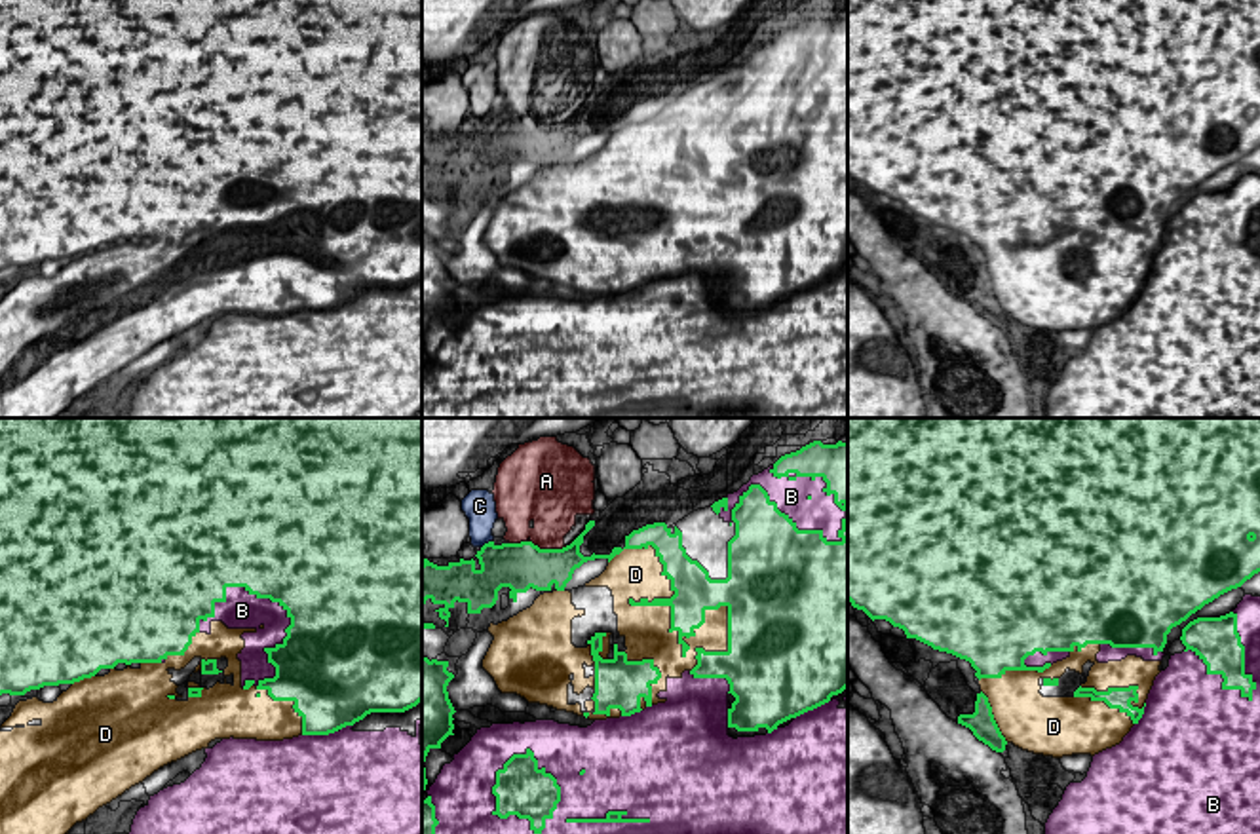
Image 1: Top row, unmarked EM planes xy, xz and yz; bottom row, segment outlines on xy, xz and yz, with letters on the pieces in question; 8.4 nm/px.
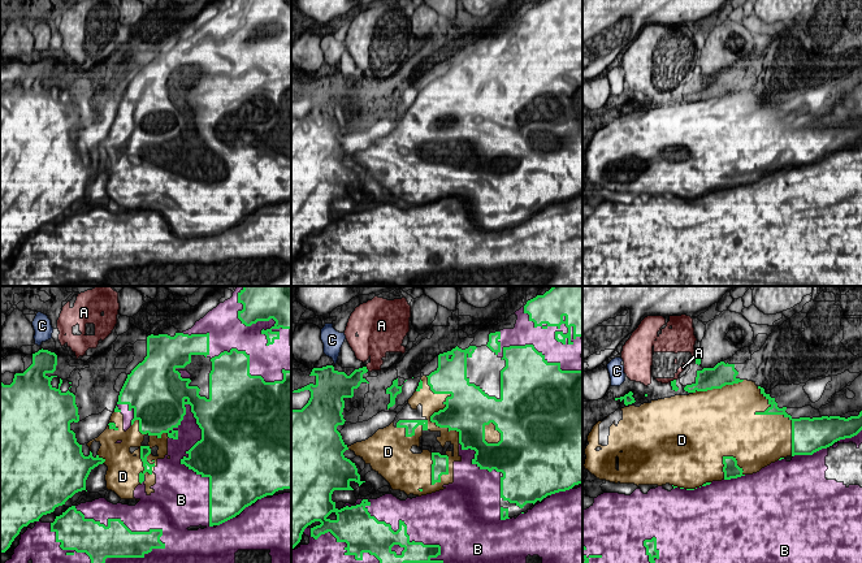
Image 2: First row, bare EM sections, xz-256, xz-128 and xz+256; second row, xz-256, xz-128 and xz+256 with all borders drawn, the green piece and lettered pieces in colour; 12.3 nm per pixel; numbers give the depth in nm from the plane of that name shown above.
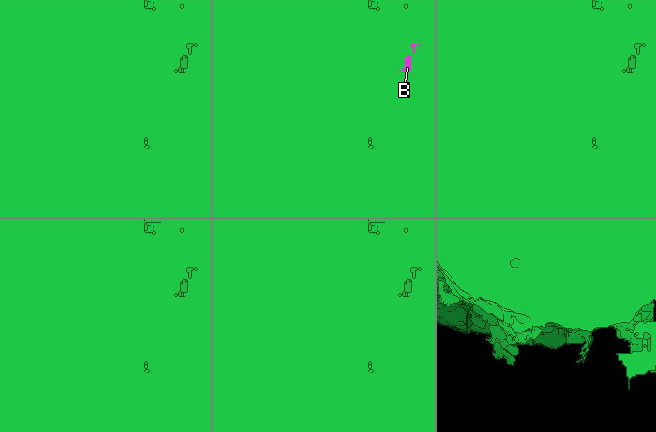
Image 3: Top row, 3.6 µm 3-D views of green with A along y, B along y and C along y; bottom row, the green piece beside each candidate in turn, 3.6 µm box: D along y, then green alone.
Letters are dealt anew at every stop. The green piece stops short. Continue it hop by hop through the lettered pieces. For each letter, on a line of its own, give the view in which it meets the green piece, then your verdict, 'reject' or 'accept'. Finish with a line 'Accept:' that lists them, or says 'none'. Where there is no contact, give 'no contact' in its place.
A: xz | reject
B: xz | reject
C: xz | reject
D: xz | accept
Accept: D

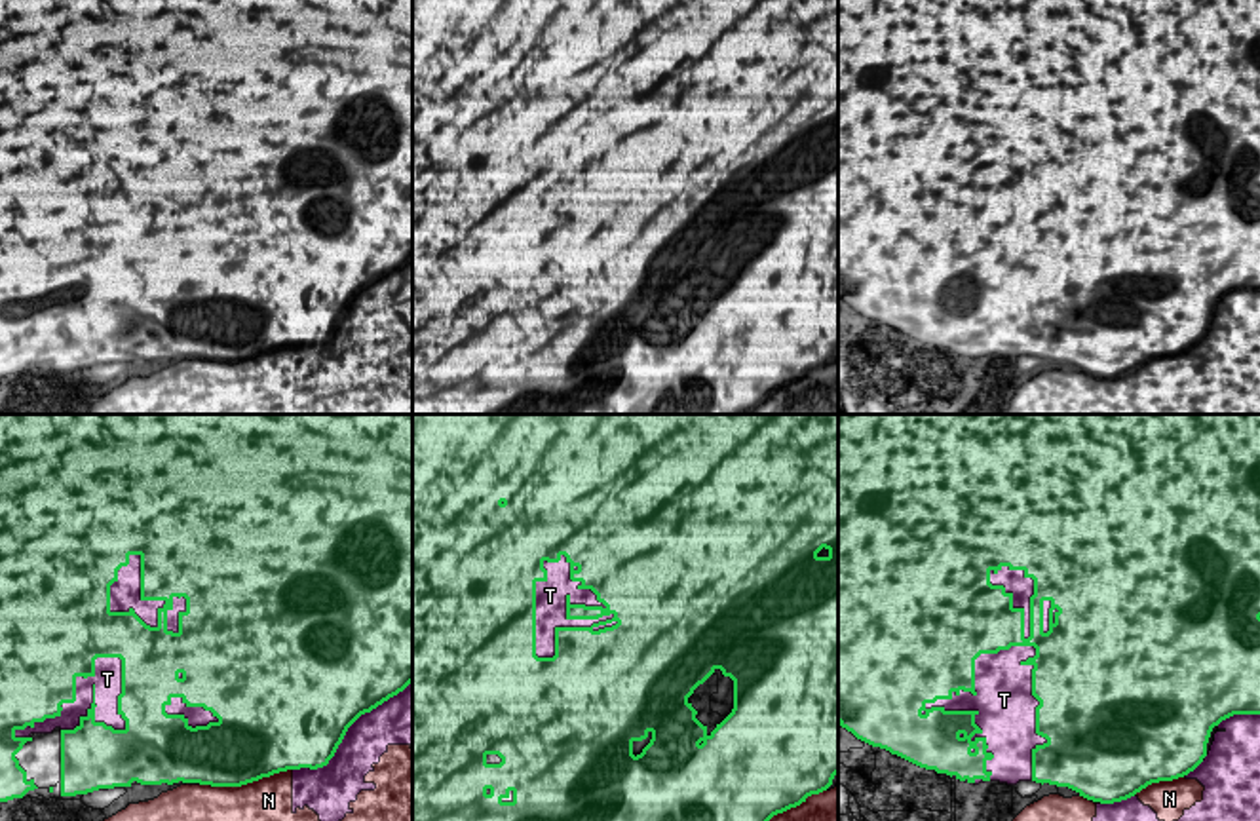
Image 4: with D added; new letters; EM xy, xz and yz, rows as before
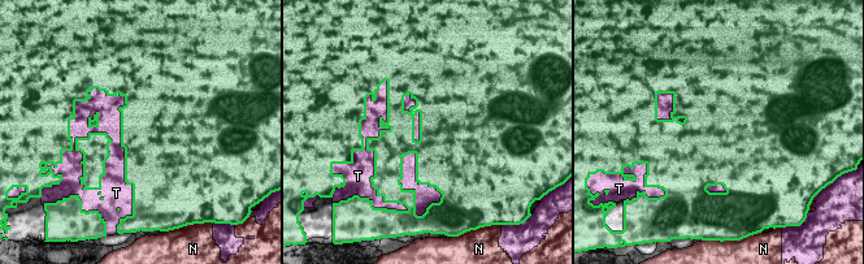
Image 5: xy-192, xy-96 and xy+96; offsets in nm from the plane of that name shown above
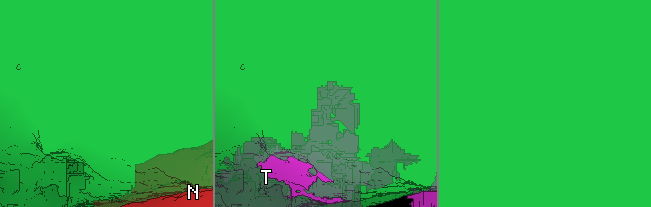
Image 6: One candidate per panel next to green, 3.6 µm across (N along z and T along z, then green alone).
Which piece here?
N: xy | reject
T: yz | reject
Accept: none

